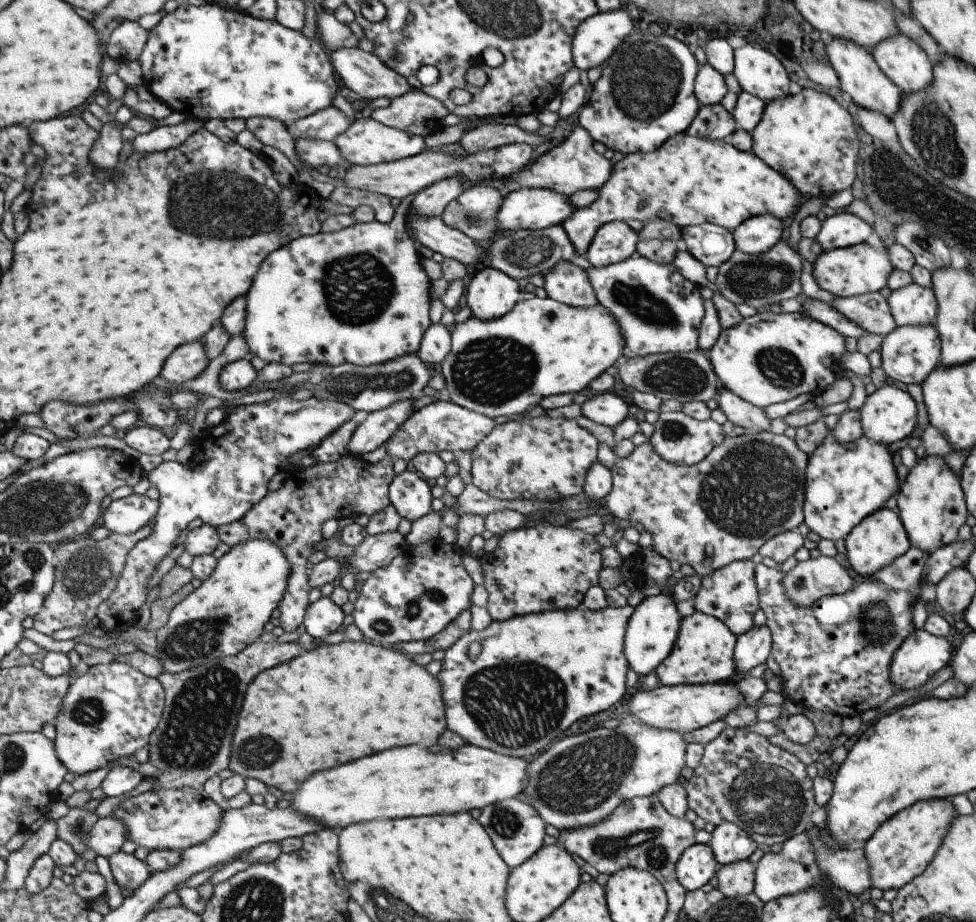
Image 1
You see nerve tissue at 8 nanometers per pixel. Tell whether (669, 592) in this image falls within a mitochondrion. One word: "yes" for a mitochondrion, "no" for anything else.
no

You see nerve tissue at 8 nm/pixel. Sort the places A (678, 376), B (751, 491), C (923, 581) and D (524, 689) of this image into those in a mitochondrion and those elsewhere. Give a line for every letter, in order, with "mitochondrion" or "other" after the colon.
A: mitochondrion
B: mitochondrion
C: other
D: mitochondrion

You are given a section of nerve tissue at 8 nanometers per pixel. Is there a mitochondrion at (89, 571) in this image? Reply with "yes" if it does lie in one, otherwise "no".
yes

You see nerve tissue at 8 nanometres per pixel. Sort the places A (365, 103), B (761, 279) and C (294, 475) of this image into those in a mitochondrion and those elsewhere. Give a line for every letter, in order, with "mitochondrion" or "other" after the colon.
A: other
B: mitochondrion
C: other

